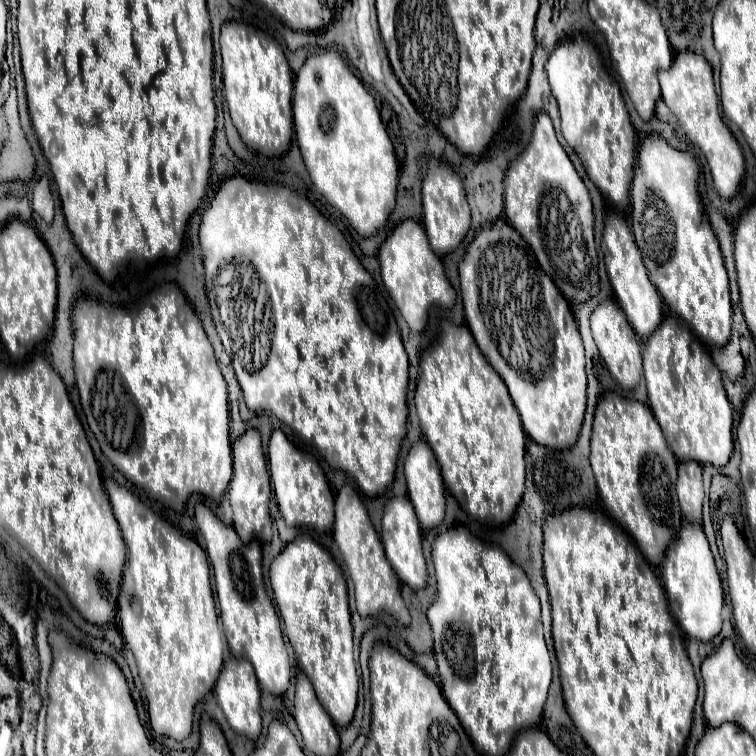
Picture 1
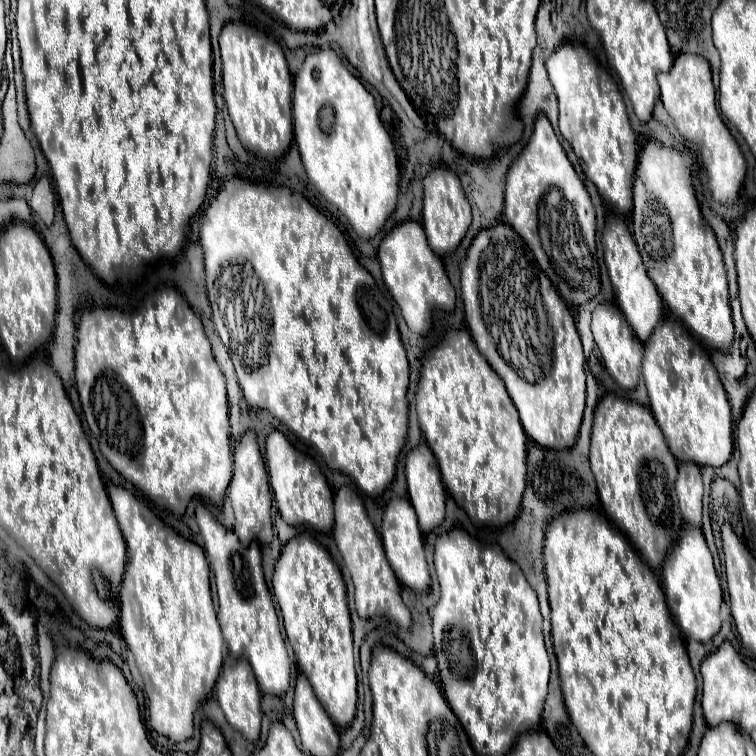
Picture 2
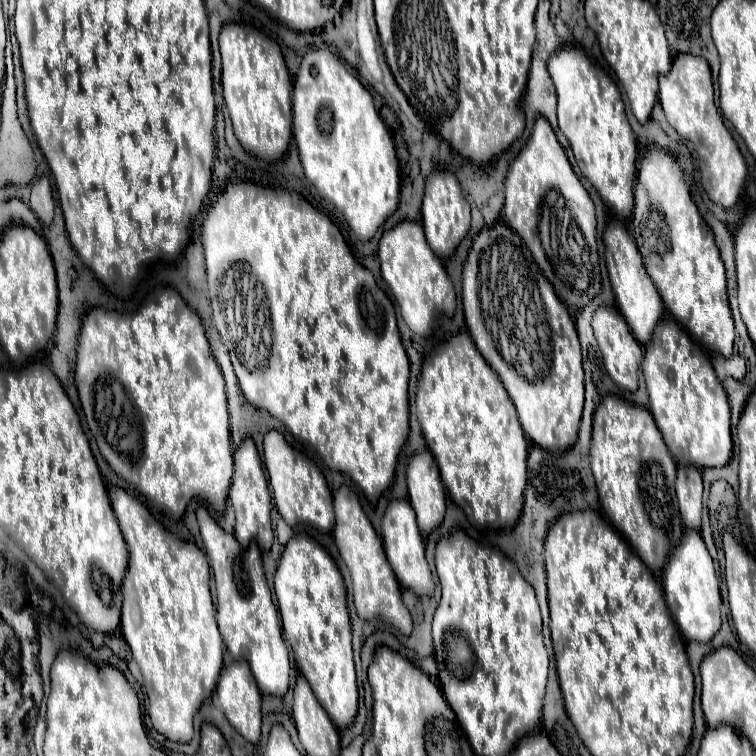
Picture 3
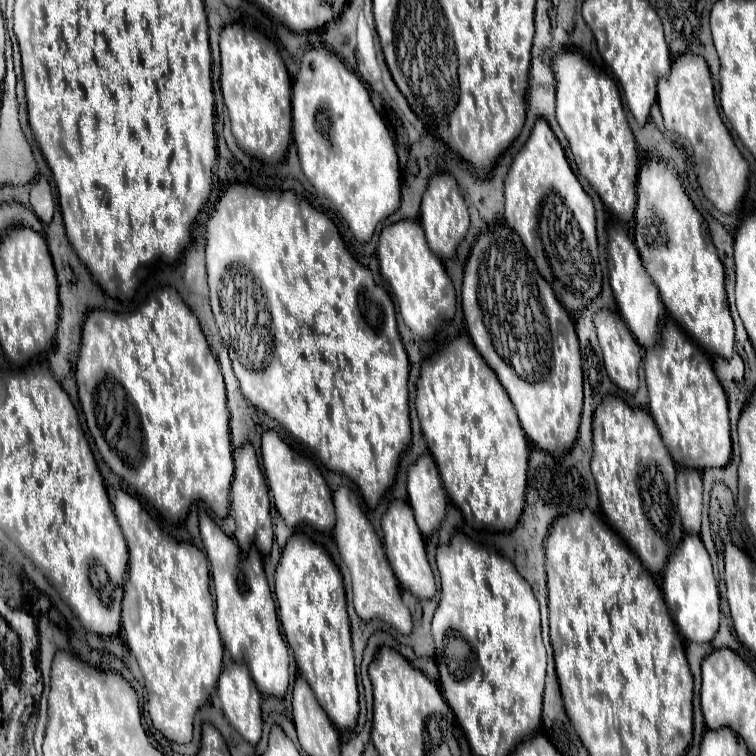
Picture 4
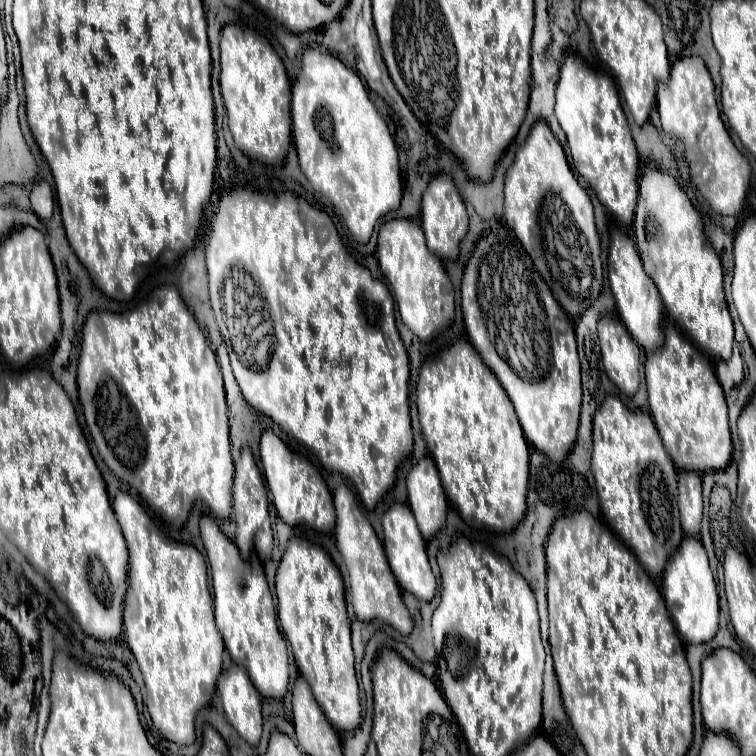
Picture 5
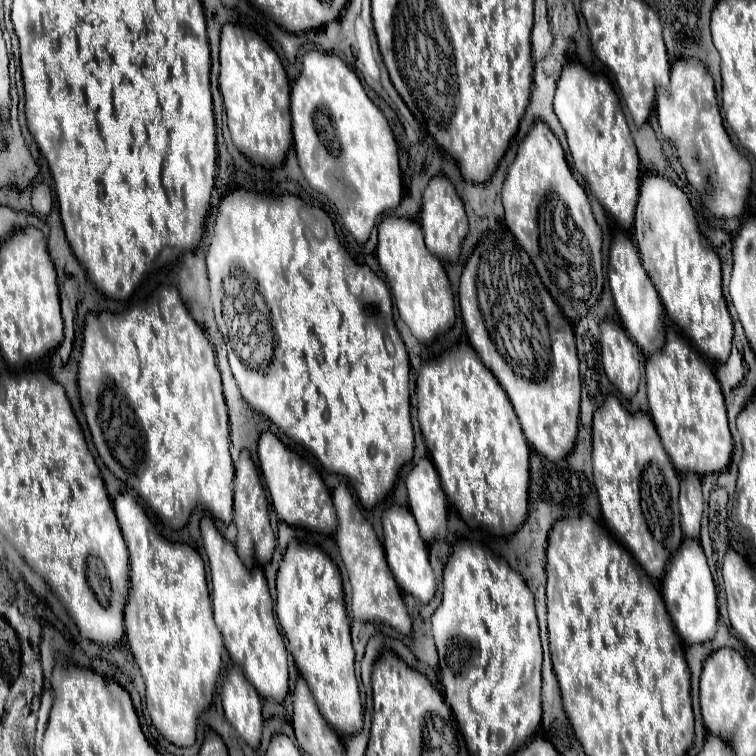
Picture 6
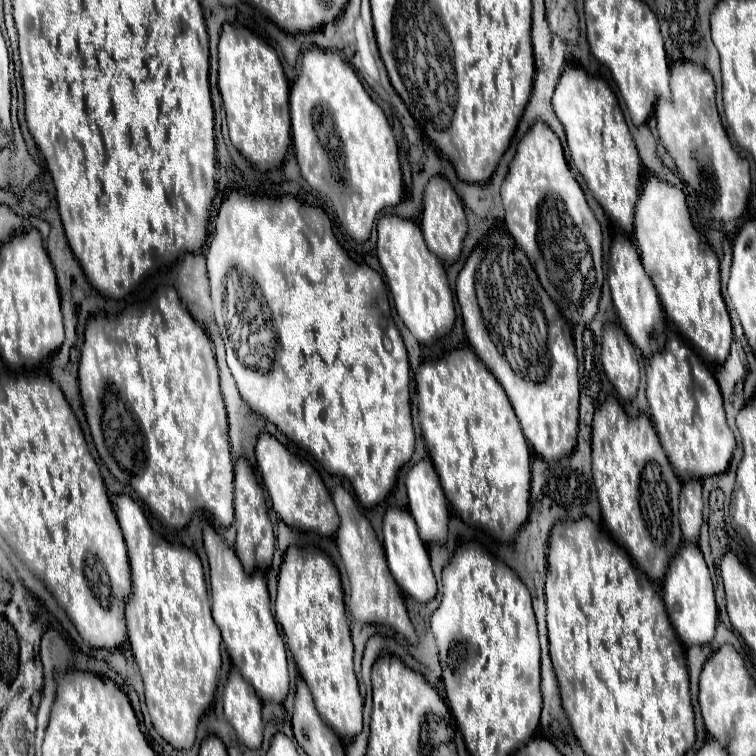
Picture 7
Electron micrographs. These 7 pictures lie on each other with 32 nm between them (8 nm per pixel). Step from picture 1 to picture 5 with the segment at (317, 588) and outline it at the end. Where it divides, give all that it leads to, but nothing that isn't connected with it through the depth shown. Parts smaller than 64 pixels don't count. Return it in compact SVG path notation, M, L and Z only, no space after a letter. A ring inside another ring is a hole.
M300 536L290 538L276 572L276 596L280 626L316 702L338 732L354 732L360 726L360 696L350 644L350 620L344 602L344 582L336 564L322 546Z

